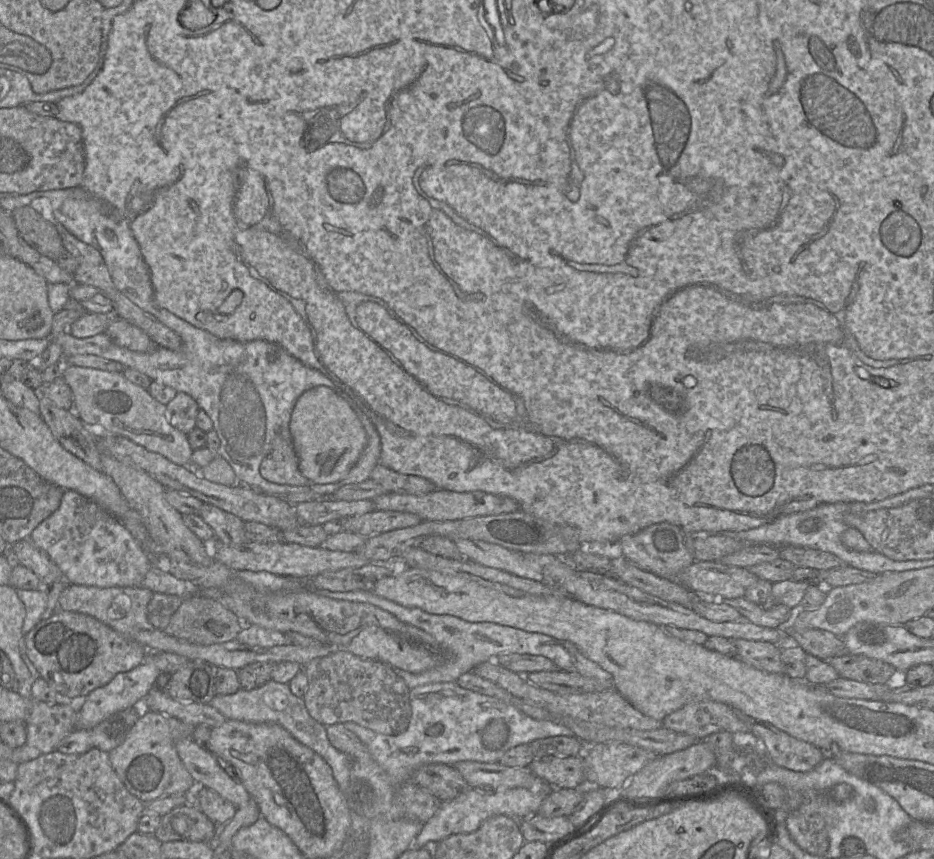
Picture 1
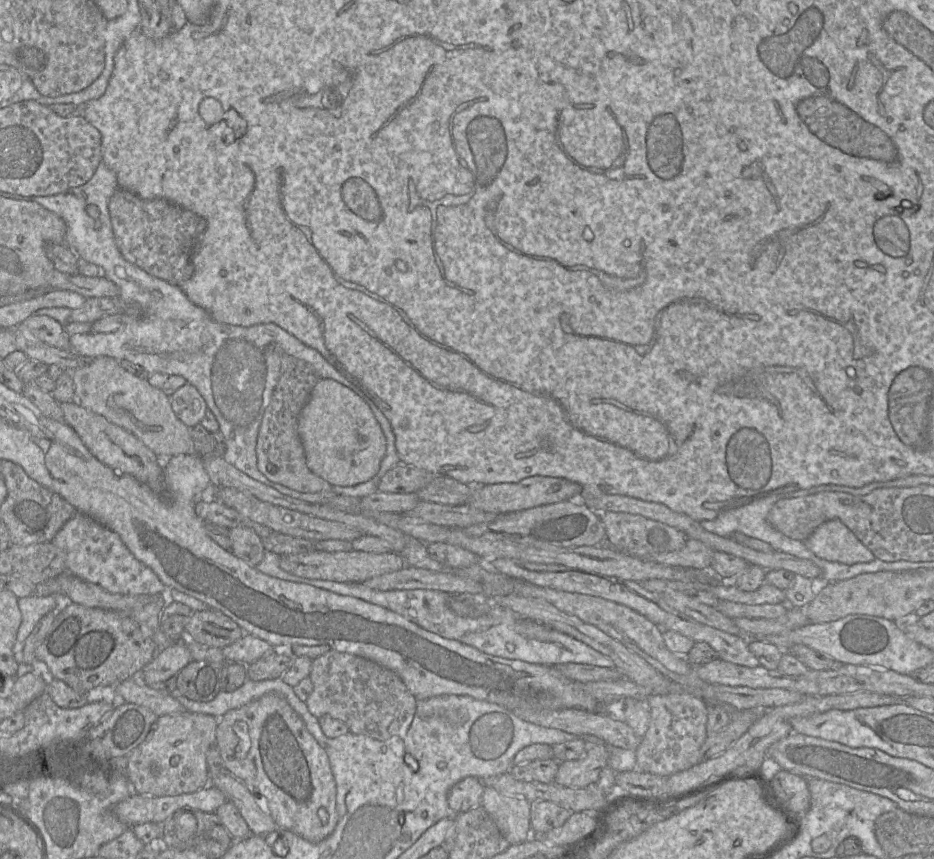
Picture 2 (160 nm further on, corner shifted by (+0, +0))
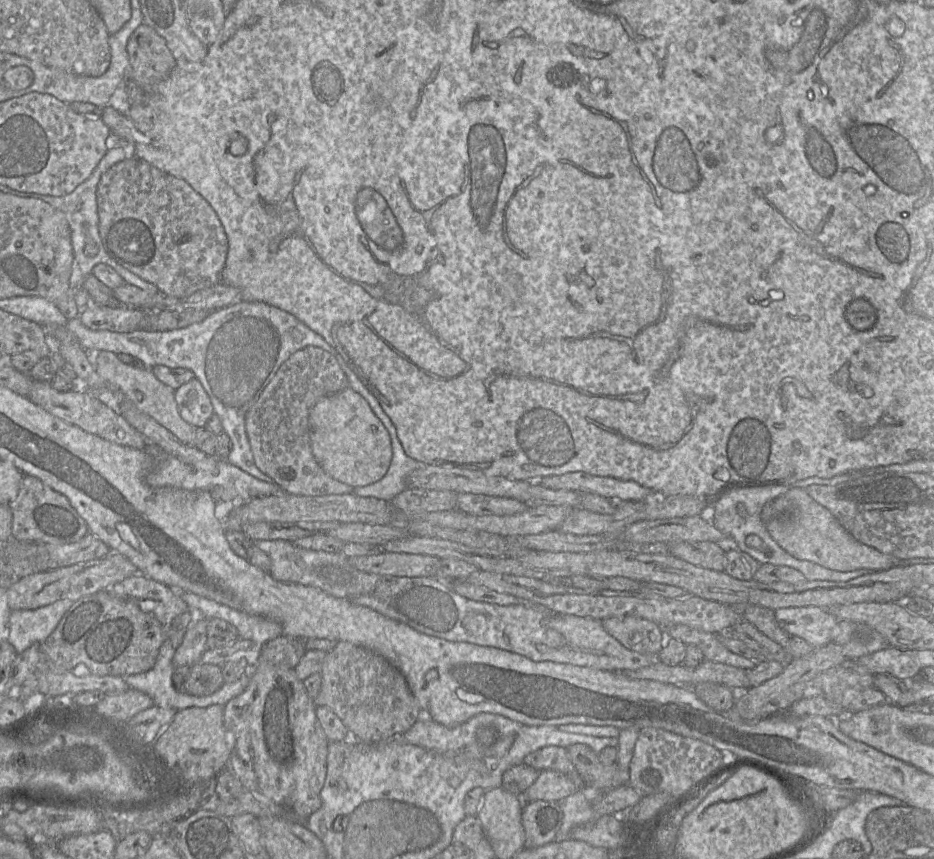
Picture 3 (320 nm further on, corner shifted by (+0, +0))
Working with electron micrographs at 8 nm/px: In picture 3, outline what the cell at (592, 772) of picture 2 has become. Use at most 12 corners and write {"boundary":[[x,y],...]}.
{"boundary":[[542,770],[520,797],[558,802],[578,789],[566,775]]}

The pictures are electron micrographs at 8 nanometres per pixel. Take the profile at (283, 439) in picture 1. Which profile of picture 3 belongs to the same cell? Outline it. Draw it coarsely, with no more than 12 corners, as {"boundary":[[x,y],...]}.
{"boundary":[[293,353],[246,414],[283,492],[353,493],[313,456],[311,409],[349,387],[338,353]]}

